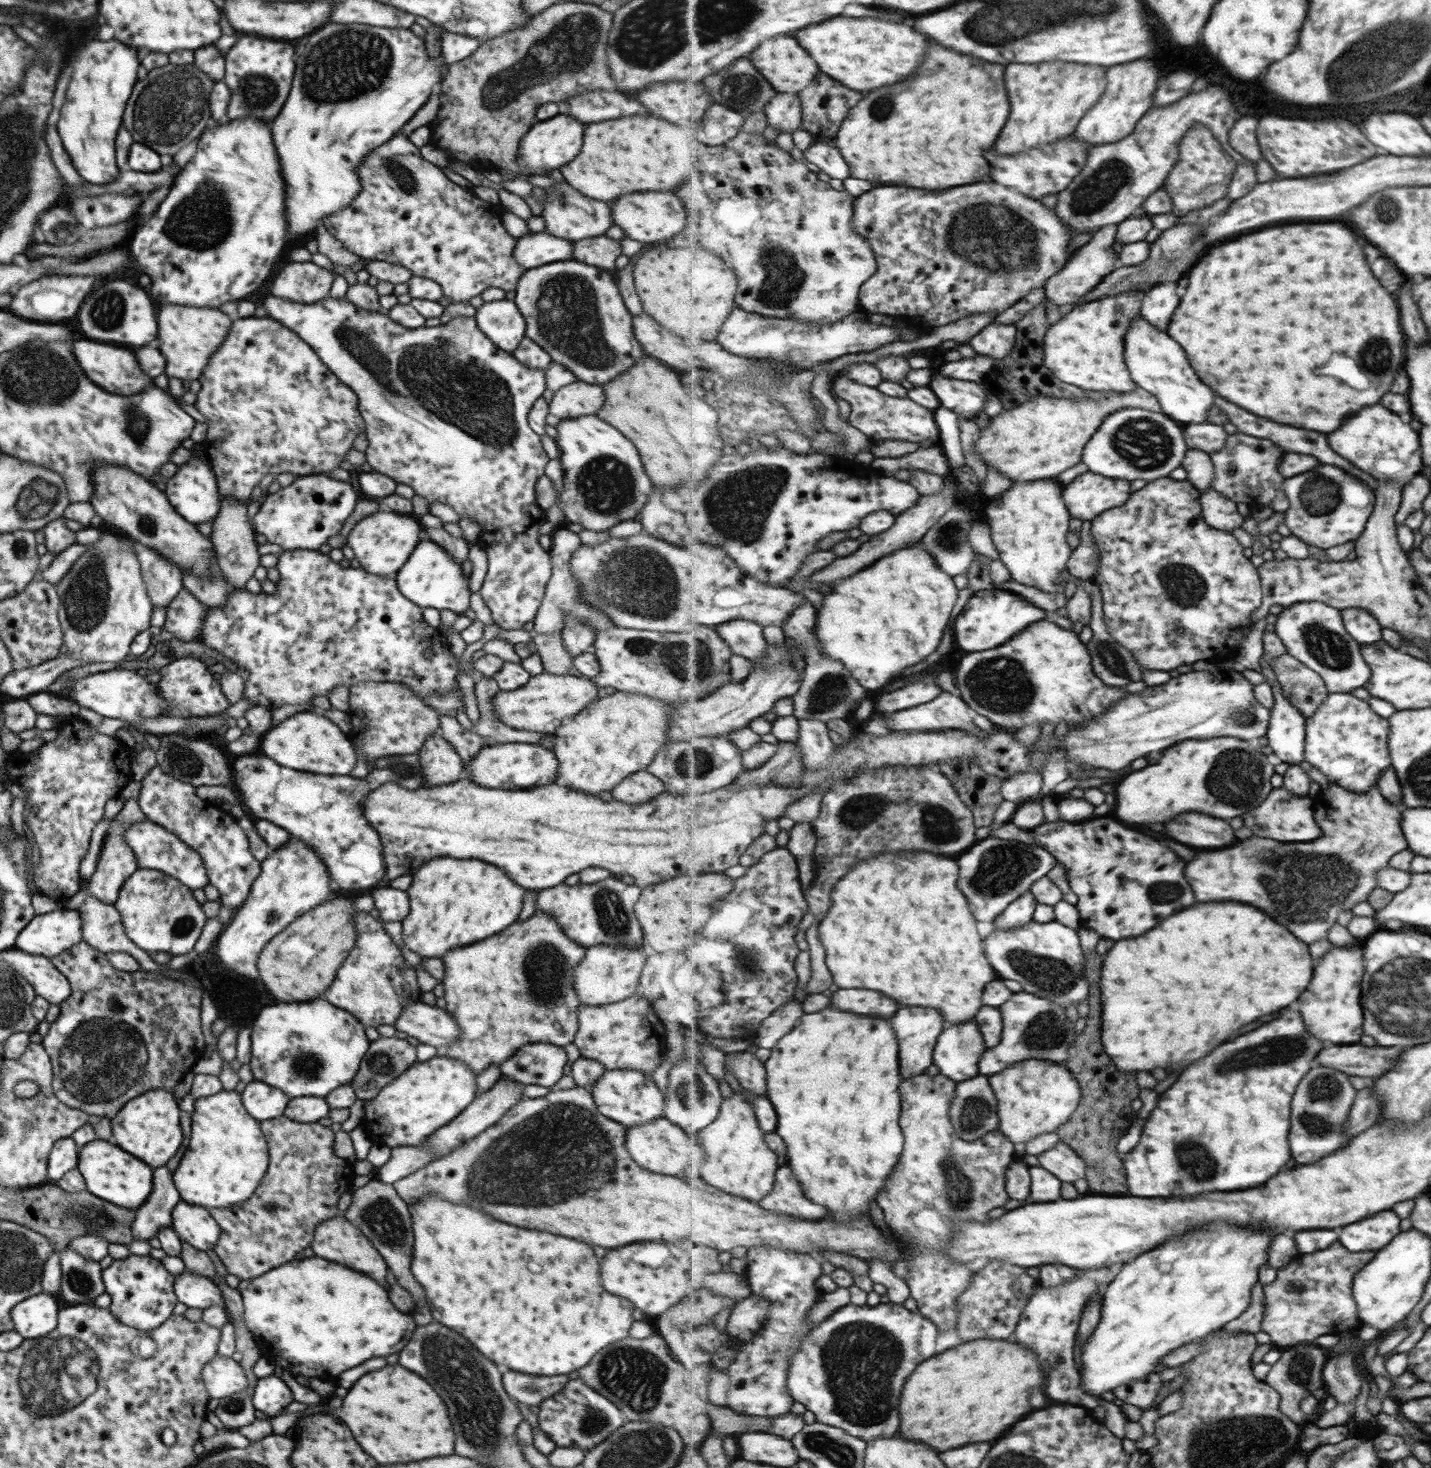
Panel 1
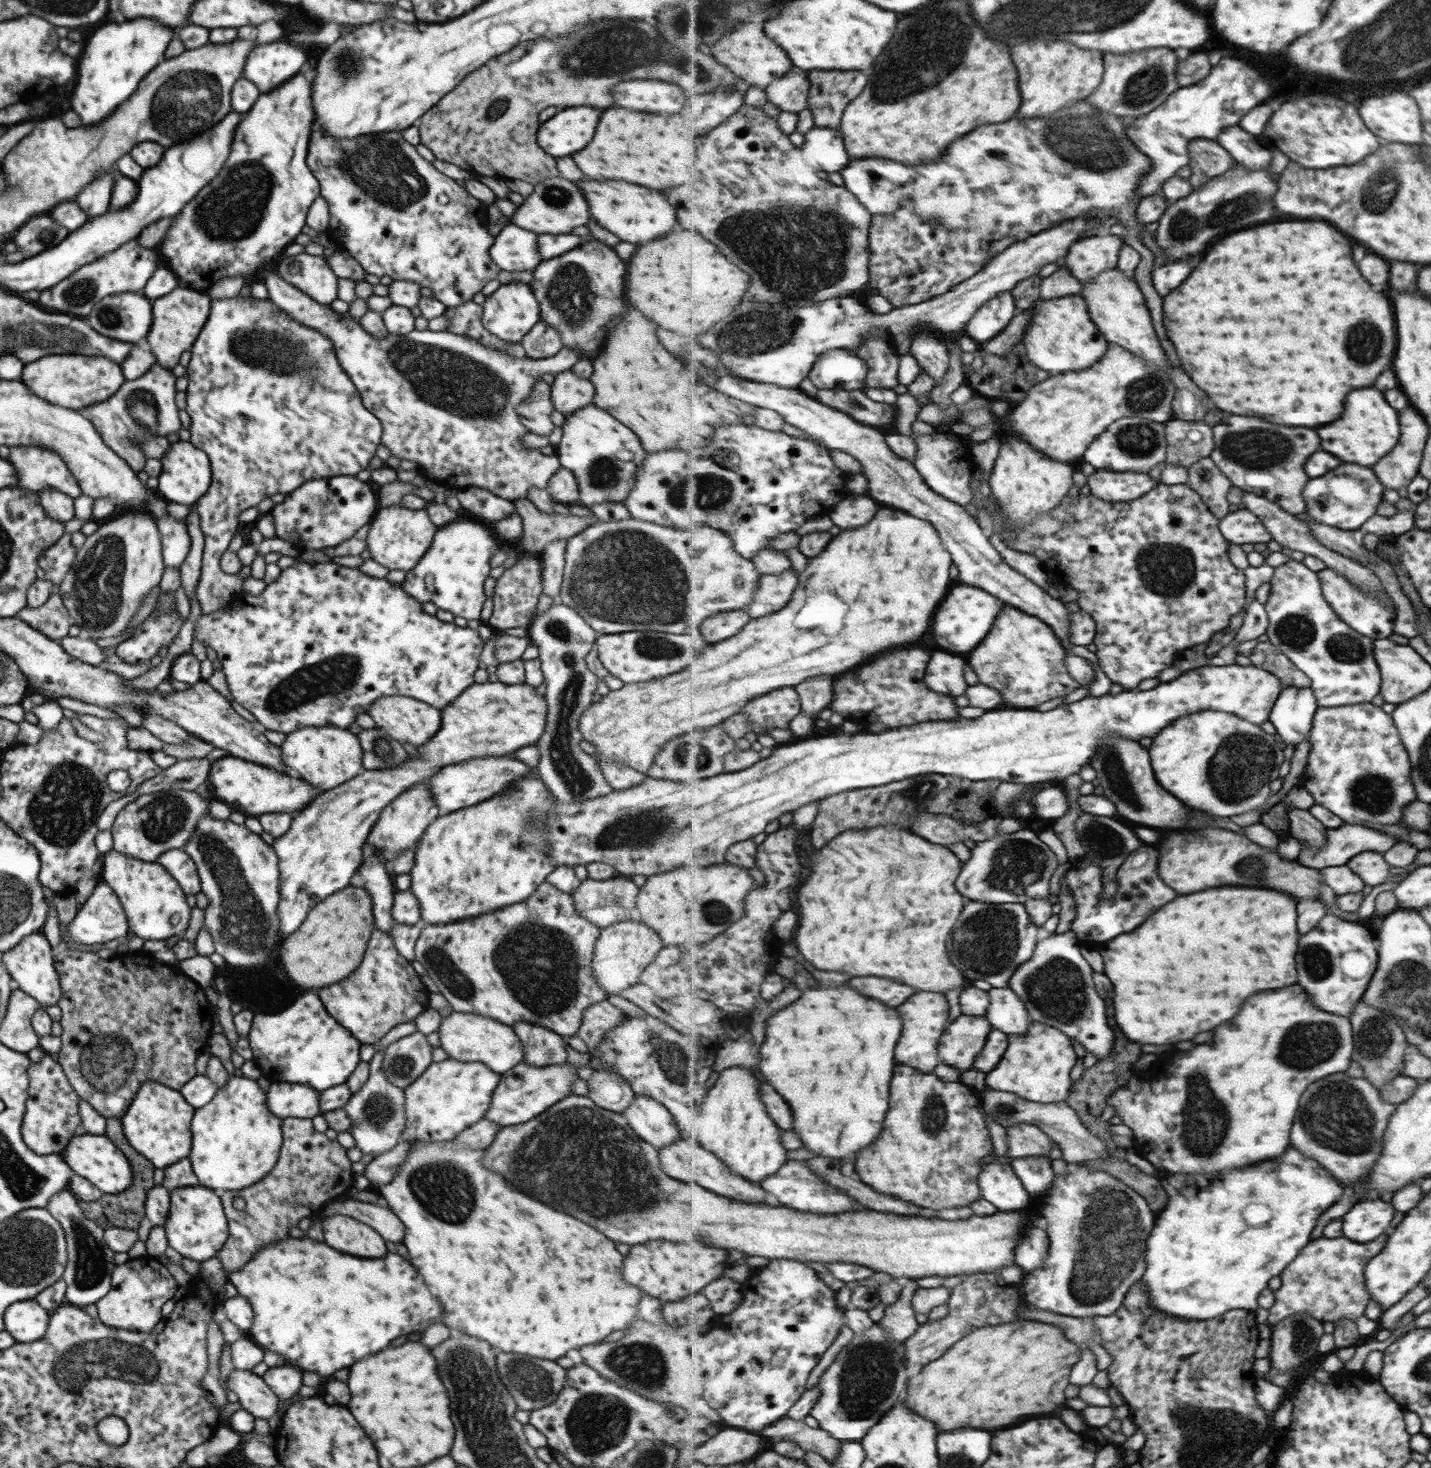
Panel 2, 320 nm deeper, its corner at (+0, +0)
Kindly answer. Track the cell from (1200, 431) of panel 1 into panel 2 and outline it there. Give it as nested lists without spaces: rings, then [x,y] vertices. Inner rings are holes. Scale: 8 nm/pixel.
[[[1172,418],[1166,423],[1168,442],[1165,464],[1189,468],[1215,451],[1213,428],[1205,422]]]

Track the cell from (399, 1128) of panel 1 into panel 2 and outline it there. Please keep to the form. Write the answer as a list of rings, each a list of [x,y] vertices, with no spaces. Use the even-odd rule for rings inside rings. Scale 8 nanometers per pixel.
[[[453,1059],[441,1060],[437,1063],[431,1063],[411,1084],[408,1084],[404,1090],[404,1113],[406,1123],[401,1131],[401,1140],[412,1143],[413,1140],[421,1142],[451,1141],[457,1136],[457,1133],[465,1130],[478,1120],[484,1118],[485,1111],[489,1106],[491,1095],[499,1082],[500,1075],[480,1062],[463,1062]]]

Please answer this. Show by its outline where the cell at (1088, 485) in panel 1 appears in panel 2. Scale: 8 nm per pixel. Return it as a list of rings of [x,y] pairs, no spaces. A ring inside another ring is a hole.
[[[1094,472],[1088,480],[1091,494],[1103,500],[1122,503],[1145,496],[1160,484],[1144,472]]]

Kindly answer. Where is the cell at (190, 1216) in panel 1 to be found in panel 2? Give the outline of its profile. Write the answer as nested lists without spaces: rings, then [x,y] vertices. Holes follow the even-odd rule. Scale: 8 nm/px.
[[[199,1184],[175,1188],[169,1193],[169,1208],[164,1220],[164,1233],[169,1248],[173,1248],[182,1257],[193,1261],[205,1261],[223,1246],[228,1235],[226,1216],[224,1215],[218,1193],[203,1188]]]

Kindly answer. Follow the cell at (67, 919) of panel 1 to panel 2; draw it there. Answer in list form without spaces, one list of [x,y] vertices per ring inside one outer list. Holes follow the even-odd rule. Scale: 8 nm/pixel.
[[[99,881],[65,929],[77,944],[101,944],[127,936],[127,919],[117,895]]]

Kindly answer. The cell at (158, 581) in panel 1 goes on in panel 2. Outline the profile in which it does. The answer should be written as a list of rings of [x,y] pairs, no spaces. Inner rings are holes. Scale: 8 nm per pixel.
[[[168,514],[155,519],[162,546],[163,564],[165,567],[178,568],[190,549],[186,523]]]

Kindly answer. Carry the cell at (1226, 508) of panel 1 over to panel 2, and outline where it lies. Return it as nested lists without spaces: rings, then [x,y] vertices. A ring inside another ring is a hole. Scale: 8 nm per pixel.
[[[1247,508],[1233,511],[1222,518],[1221,529],[1223,536],[1236,545],[1261,544],[1274,539],[1266,524]]]

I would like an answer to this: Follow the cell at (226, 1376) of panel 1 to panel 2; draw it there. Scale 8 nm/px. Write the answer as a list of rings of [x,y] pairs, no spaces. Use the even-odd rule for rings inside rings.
[[[233,1369],[226,1380],[229,1388],[237,1395],[241,1409],[254,1418],[267,1419],[273,1416],[281,1405],[263,1379],[249,1370]]]

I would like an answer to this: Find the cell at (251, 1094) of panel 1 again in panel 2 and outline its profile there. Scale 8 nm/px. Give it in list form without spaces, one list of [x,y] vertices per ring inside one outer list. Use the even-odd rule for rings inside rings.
[[[271,1083],[266,1091],[266,1105],[272,1115],[283,1118],[307,1118],[320,1114],[319,1093],[297,1083]]]

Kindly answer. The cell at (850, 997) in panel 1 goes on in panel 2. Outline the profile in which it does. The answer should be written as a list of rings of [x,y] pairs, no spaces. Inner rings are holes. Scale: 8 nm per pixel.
[[[865,976],[865,978],[853,978],[851,986],[863,992],[865,996],[877,998],[889,1006],[901,1006],[907,998],[917,994],[915,988],[907,984],[899,984],[895,980],[887,978],[877,978],[877,976]]]

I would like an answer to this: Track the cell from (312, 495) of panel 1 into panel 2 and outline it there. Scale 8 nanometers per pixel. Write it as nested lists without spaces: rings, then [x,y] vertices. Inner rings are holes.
[[[333,476],[333,478],[305,481],[301,486],[284,495],[284,499],[277,505],[273,505],[268,513],[273,519],[274,536],[290,542],[299,552],[307,555],[312,550],[325,551],[349,540],[361,526],[365,526],[371,521],[377,509],[376,494],[366,482],[361,482],[361,480],[353,477]]]

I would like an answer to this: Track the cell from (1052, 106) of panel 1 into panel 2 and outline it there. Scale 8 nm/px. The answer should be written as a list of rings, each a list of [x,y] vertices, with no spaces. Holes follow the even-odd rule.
[[[1027,40],[1013,48],[1015,64],[1021,74],[1023,108],[1019,118],[1047,118],[1061,111],[1063,106],[1075,100],[1091,96],[1101,86],[1105,72],[1105,56],[1101,52],[1083,50],[1072,42],[1059,40]]]

